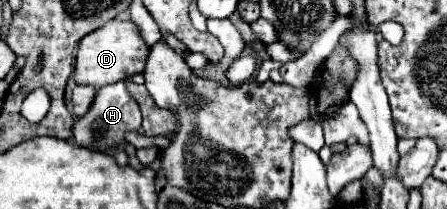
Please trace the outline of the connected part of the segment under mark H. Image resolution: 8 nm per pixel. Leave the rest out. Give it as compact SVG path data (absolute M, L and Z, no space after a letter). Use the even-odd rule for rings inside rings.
M118 82L118 84L98 88L98 92L94 96L94 104L90 104L90 108L84 116L74 120L72 138L82 148L90 148L96 152L108 152L108 150L120 148L124 142L124 134L138 130L140 126L142 126L140 108L138 108L136 100L126 92L124 84Z

